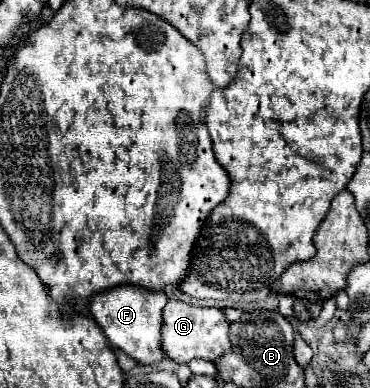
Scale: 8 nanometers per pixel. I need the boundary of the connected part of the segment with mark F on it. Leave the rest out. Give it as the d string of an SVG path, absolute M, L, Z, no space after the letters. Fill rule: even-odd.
M120 285L94 295L90 301L90 311L112 347L122 349L126 355L142 365L150 365L164 359L160 347L160 319L166 301L168 297L164 291L150 291L138 285Z

